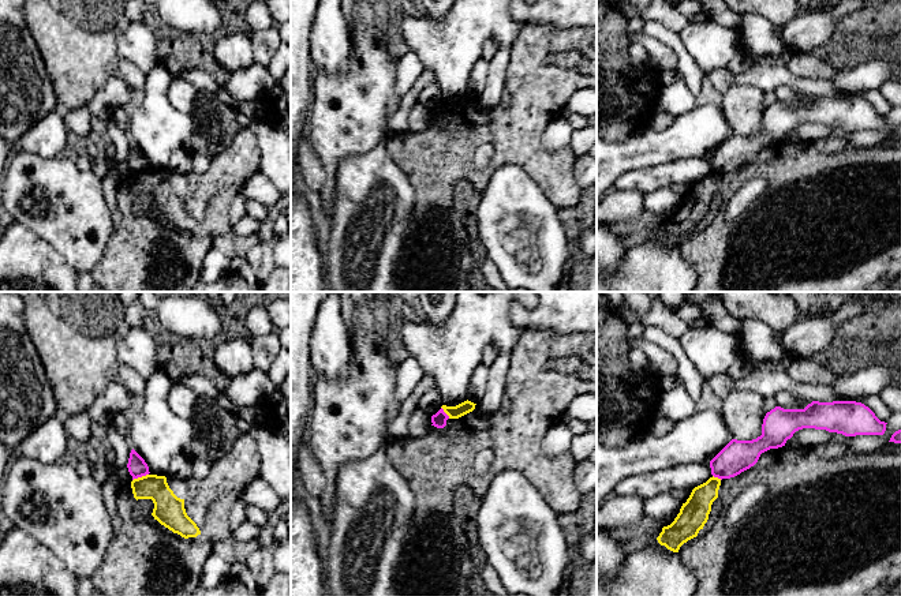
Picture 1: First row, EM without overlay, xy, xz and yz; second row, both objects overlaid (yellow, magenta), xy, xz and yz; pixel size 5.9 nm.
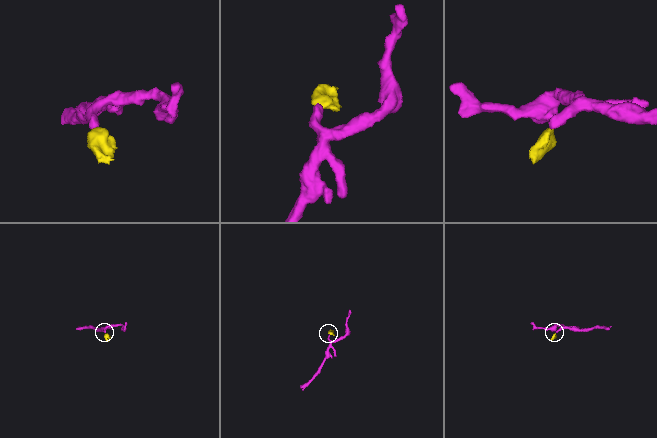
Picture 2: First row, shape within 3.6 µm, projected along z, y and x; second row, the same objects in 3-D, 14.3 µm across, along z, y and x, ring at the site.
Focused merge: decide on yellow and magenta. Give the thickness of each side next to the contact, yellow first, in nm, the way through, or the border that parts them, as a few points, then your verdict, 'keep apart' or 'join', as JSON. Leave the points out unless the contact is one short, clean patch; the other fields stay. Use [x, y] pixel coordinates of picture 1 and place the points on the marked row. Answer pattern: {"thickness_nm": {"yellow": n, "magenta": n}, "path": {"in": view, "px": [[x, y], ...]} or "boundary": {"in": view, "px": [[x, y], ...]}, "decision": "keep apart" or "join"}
{"thickness_nm": {"yellow": 180, "magenta": 110}, "boundary": {"in": "xy", "px": [[148, 473], [133, 480]]}, "decision": "keep apart"}

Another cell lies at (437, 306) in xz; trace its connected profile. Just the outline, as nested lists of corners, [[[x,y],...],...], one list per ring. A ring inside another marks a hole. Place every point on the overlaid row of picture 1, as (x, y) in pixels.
[[[418,292],[426,321],[441,325],[453,311],[457,292]]]

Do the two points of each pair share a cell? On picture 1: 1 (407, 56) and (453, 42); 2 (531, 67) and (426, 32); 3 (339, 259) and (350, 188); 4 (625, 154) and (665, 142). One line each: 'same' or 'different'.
1: different
2: different
3: same
4: same

